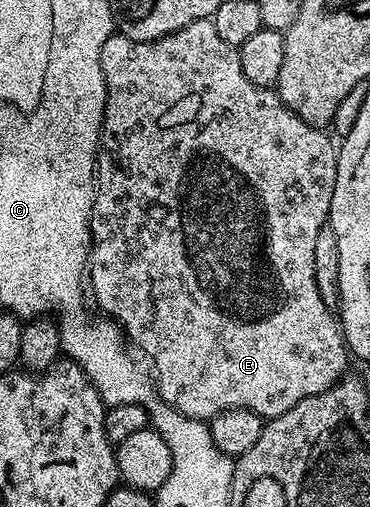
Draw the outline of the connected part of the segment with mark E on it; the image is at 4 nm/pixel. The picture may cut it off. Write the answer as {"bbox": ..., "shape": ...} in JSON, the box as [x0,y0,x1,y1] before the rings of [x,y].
{"bbox":[87,19,351,419],"shape":[[[209,19],[192,21],[179,31],[153,40],[132,35],[124,37],[121,31],[114,32],[103,43],[101,66],[105,80],[105,110],[97,144],[87,281],[92,296],[93,293],[97,296],[105,312],[102,314],[116,321],[126,338],[153,360],[158,377],[155,388],[161,399],[190,415],[212,415],[223,409],[240,407],[268,419],[283,415],[283,411],[295,407],[295,403],[330,389],[346,376],[348,369],[345,368],[351,362],[340,320],[323,295],[319,295],[315,283],[315,239],[319,239],[319,231],[326,228],[331,195],[335,191],[339,149],[334,138],[324,128],[308,125],[282,105],[273,89],[251,83],[251,79],[243,75],[240,52],[220,38]]]}

